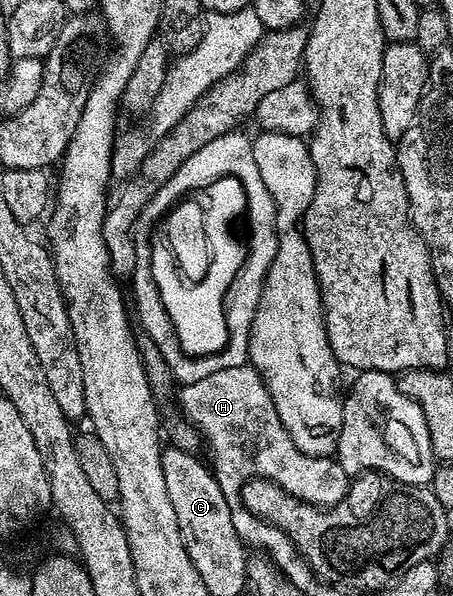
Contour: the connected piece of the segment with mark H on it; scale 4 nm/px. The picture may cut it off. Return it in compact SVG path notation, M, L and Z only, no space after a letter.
M252 364L229 367L196 383L181 384L178 397L179 393L179 412L199 431L206 453L208 449L212 456L210 468L227 500L237 493L239 477L244 472L275 477L275 482L283 482L294 497L307 505L331 507L348 494L350 474L342 471L336 460L311 457L294 447L294 439L290 439L282 419L278 419L270 391Z

